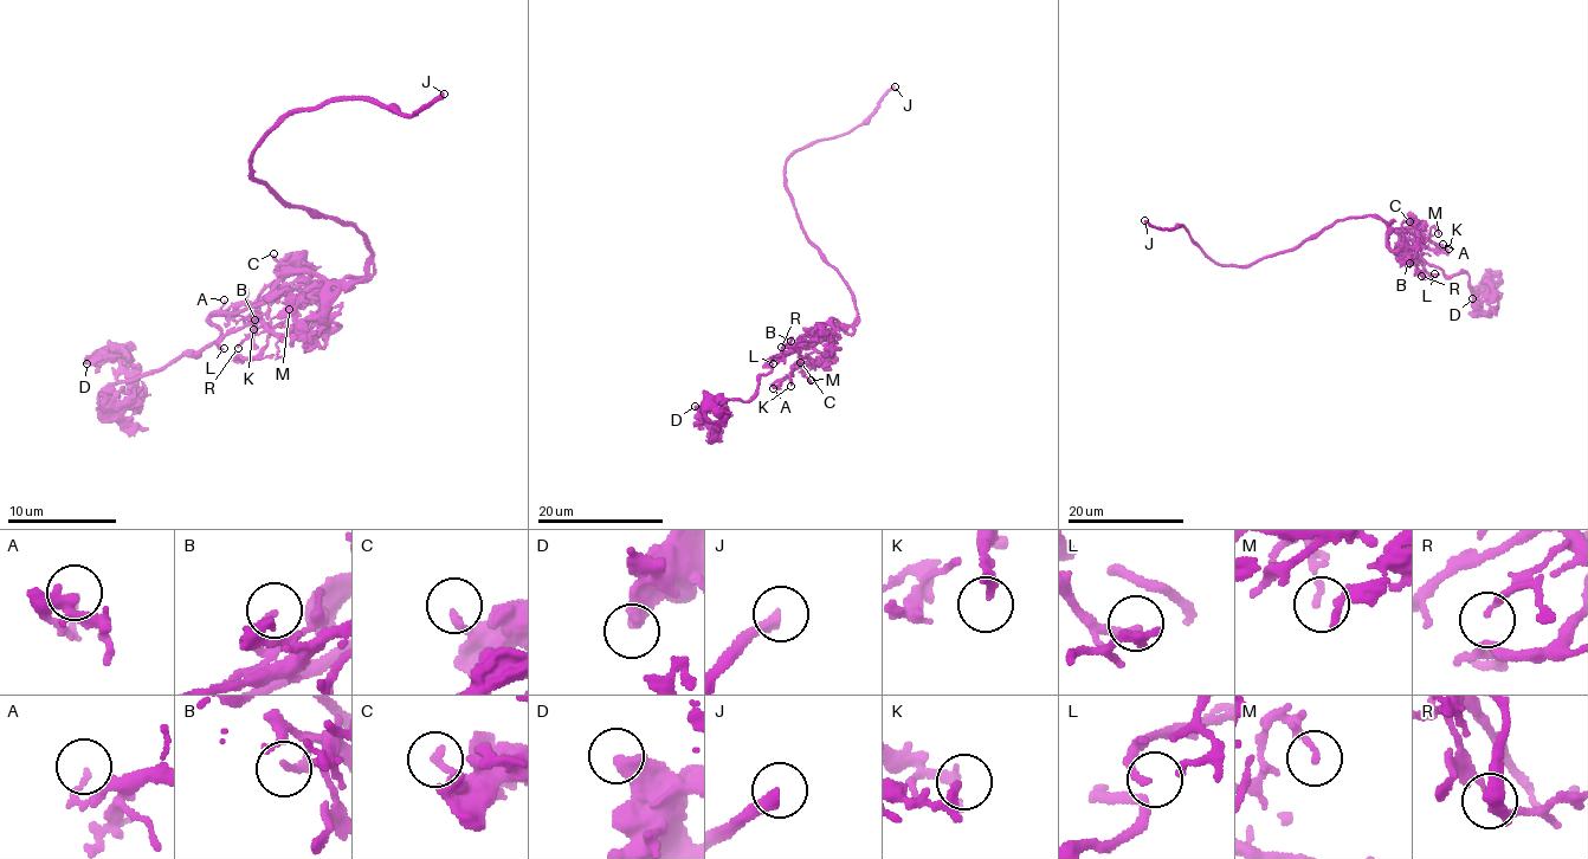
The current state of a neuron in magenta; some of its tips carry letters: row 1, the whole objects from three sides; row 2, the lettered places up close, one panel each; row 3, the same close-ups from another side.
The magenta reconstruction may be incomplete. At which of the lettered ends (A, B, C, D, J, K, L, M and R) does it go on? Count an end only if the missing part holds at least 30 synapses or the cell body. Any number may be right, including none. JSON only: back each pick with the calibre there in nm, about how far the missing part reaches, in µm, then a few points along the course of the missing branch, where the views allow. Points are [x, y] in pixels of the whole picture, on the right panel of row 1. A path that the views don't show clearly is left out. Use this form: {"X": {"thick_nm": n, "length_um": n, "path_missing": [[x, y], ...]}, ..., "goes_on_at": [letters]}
{"goes_on_at": []}

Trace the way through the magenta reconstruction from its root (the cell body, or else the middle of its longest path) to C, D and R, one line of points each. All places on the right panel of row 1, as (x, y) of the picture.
C: (1349, 217), (1380, 215), (1388, 232), (1414, 232), (1417, 225), (1409, 221)
D: (1349, 217), (1380, 215), (1420, 259), (1446, 275), (1466, 273), (1473, 297), (1492, 282), (1483, 277), (1472, 298)
R: (1349, 217), (1380, 215), (1387, 225), (1387, 243), (1398, 258), (1415, 259), (1421, 276)

